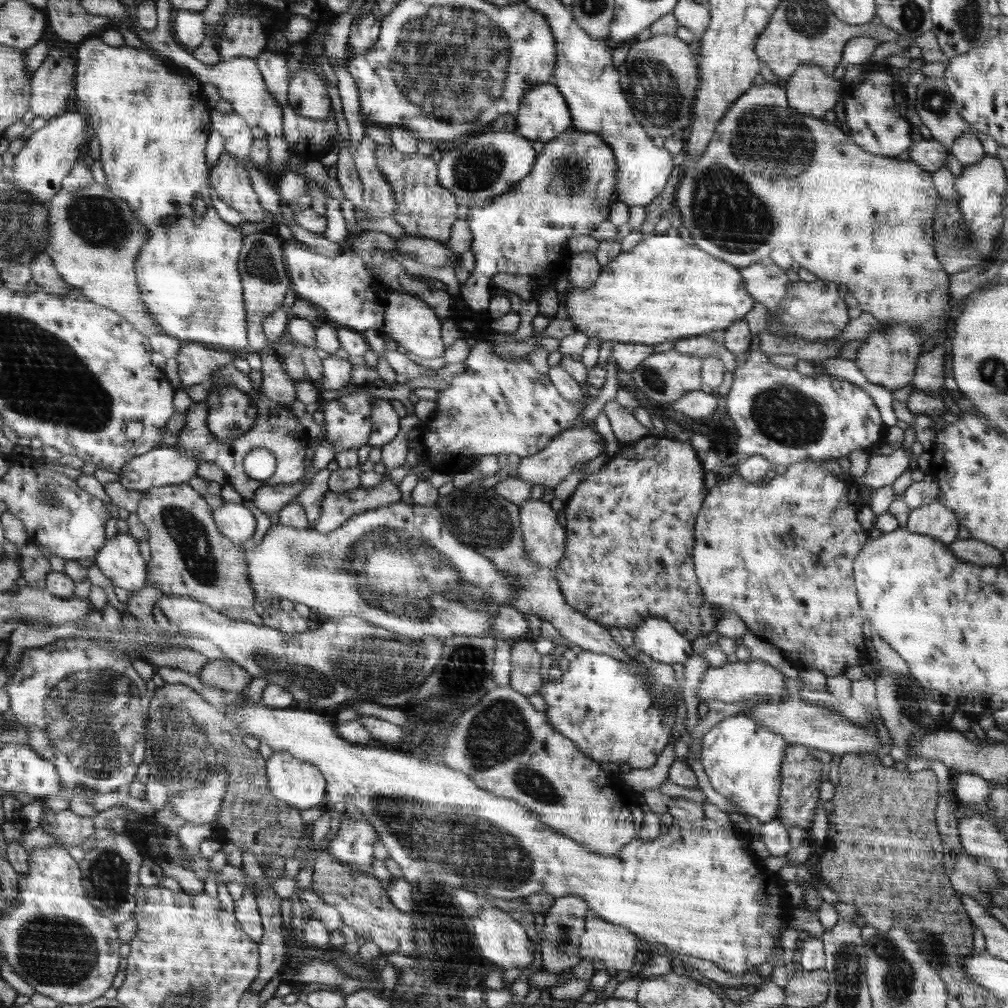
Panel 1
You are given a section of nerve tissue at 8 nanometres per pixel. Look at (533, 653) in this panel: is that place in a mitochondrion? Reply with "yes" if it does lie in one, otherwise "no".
no

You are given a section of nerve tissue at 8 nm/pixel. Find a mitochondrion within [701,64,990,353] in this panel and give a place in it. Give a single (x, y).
(937, 102)

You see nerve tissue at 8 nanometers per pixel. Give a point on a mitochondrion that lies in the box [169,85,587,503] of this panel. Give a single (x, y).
(477, 167)

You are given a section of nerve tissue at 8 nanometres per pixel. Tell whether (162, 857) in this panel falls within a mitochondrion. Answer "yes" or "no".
no

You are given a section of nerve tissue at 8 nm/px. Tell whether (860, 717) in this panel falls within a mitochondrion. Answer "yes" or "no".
yes

